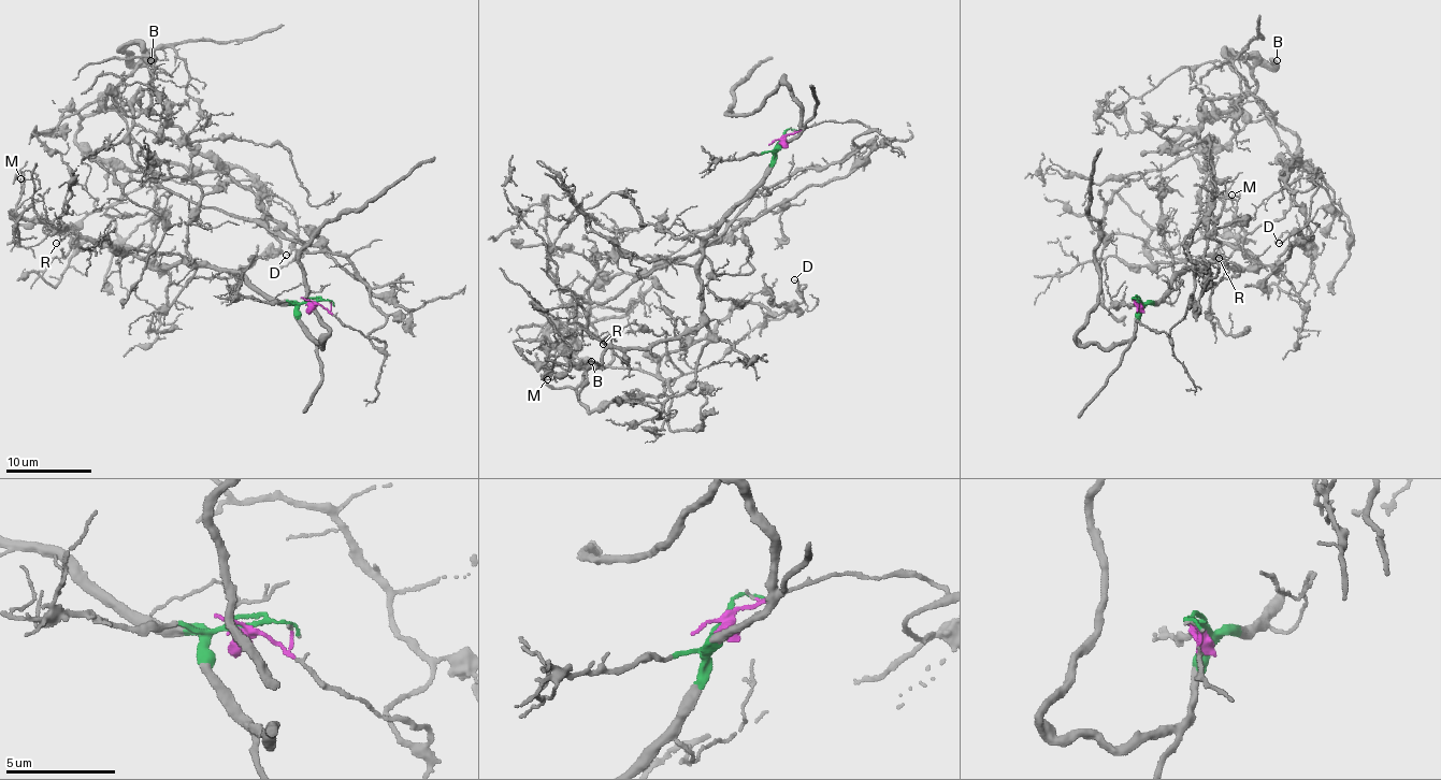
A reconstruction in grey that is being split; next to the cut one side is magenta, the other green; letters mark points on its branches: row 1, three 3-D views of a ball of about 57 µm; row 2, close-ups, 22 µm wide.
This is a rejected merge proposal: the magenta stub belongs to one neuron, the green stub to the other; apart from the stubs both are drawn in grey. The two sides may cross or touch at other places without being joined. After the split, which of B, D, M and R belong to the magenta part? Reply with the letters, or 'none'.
B, D

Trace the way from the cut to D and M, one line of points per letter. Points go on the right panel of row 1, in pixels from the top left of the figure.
D: (1137, 301), (1169, 337), (1184, 319), (1199, 124), (1251, 96), (1323, 177), (1280, 243)
M: (1139, 301), (1161, 302), (1190, 268), (1255, 270), (1255, 258), (1214, 225), (1231, 194)

